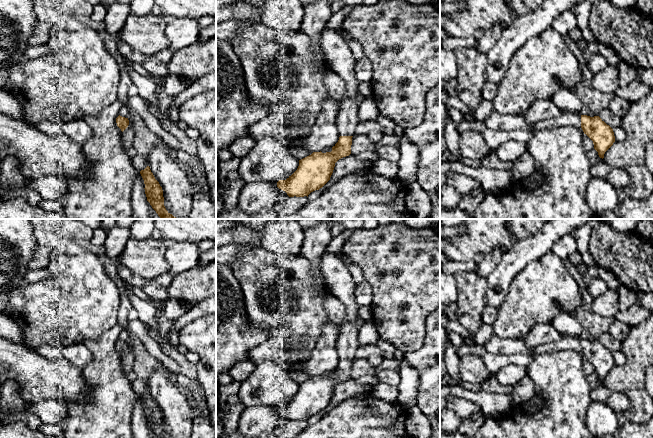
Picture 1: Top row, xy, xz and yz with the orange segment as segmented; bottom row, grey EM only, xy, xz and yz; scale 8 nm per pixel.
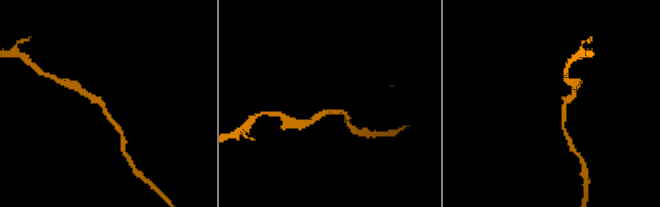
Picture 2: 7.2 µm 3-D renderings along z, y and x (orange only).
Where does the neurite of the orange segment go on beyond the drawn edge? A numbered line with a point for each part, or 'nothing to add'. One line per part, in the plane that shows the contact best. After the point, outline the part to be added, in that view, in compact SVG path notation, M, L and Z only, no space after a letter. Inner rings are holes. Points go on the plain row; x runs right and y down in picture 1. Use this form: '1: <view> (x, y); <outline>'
1: xz (340, 280); M325 251L320 260L321 270L332 294L346 307L344 321L338 337L338 355L340 360L354 360L359 346L356 317L358 304L355 299L356 285L352 275L338 255Z

